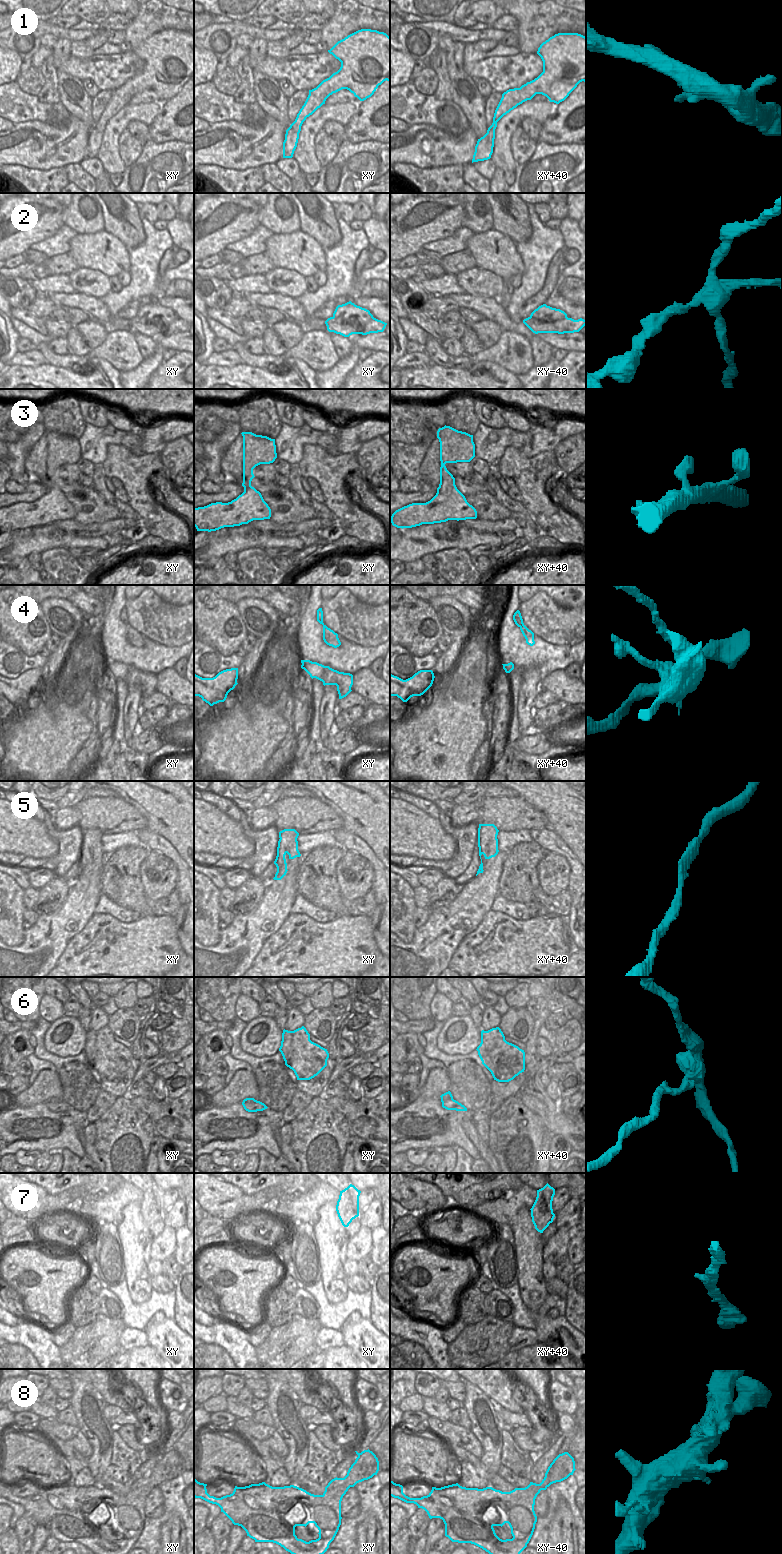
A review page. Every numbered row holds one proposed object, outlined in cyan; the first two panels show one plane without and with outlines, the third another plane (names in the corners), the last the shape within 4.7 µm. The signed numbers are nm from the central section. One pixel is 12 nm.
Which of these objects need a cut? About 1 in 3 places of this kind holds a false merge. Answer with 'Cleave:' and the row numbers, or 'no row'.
Cleave: 2, 4, 6, 7

